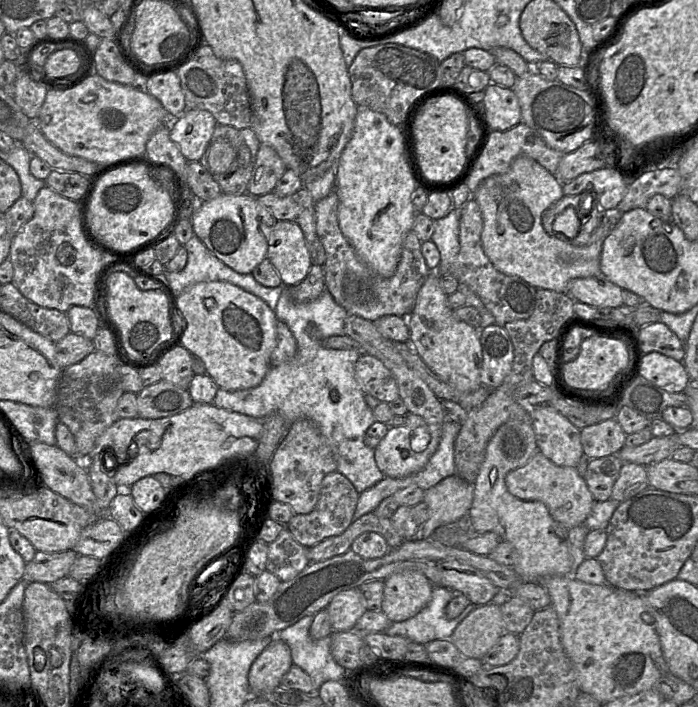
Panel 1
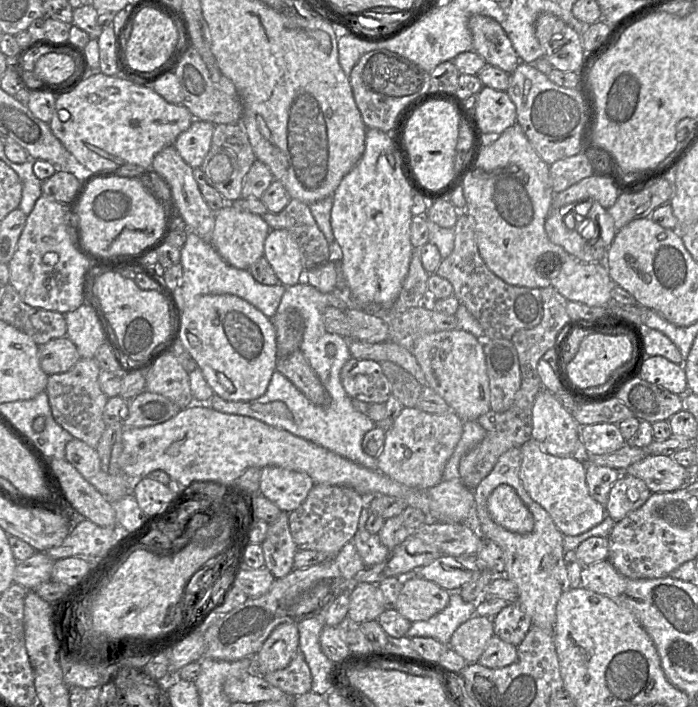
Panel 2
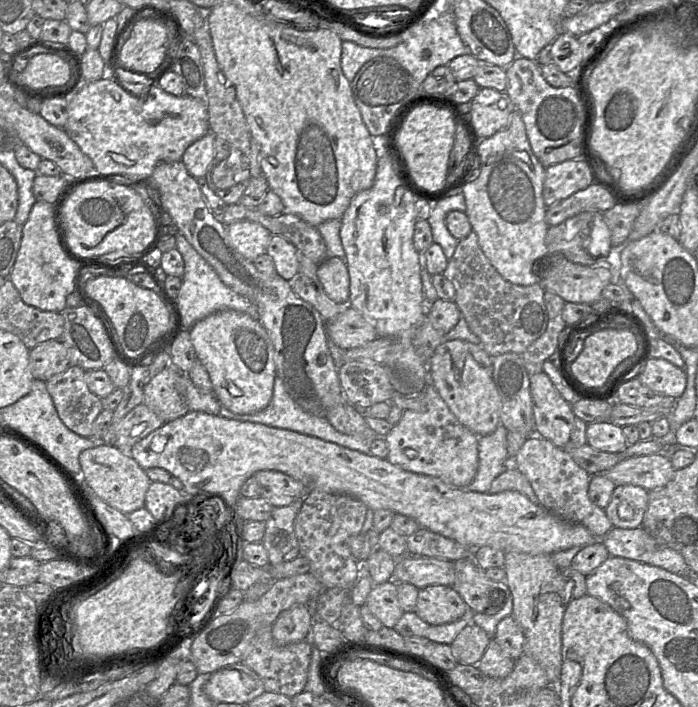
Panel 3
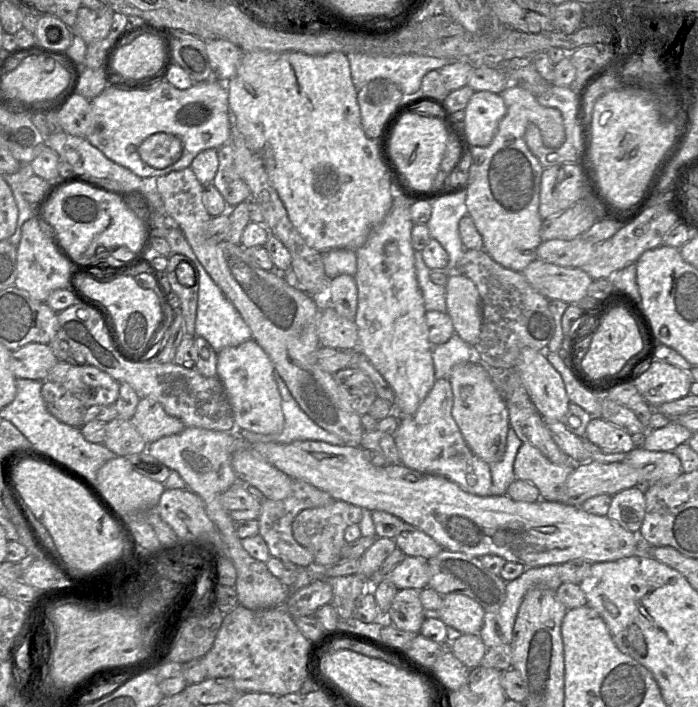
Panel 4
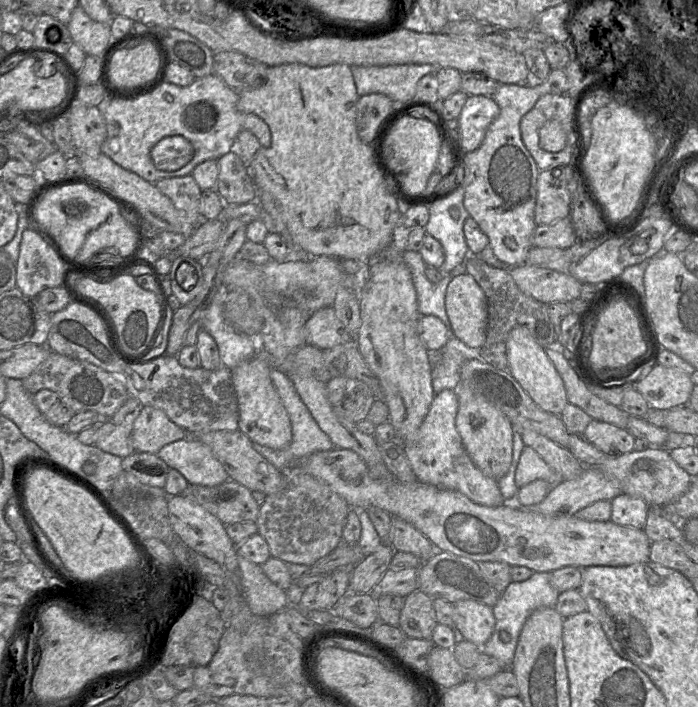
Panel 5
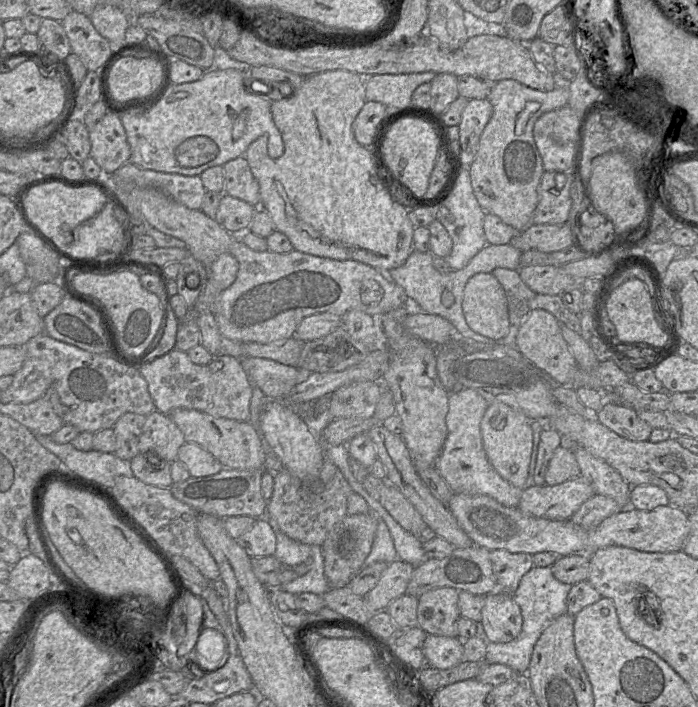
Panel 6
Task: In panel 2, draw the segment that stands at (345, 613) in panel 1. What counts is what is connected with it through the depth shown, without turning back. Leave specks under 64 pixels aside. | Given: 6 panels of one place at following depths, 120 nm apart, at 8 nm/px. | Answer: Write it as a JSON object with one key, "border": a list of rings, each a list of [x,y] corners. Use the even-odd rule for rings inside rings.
{"border":[[[361,583],[350,591],[348,617],[357,623],[377,620],[385,611],[379,583]]]}

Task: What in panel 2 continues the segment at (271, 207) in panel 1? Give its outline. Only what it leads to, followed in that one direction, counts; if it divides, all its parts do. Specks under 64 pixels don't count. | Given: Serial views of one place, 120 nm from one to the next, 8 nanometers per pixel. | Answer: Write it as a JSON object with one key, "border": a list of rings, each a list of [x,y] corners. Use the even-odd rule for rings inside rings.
{"border":[[[240,198],[230,204],[237,209],[242,209],[262,217],[271,229],[286,229],[296,239],[302,255],[305,269],[314,269],[330,260],[330,244],[314,219],[310,205],[298,200],[291,199],[288,205],[278,213],[270,211],[259,198]]]}

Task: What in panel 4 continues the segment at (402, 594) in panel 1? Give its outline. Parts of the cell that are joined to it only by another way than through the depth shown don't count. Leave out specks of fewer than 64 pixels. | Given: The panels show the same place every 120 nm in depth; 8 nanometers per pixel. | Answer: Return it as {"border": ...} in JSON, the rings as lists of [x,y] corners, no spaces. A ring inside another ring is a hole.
{"border":[[[449,593],[442,596],[438,619],[462,634],[479,634],[484,615],[483,608],[473,599]]]}

